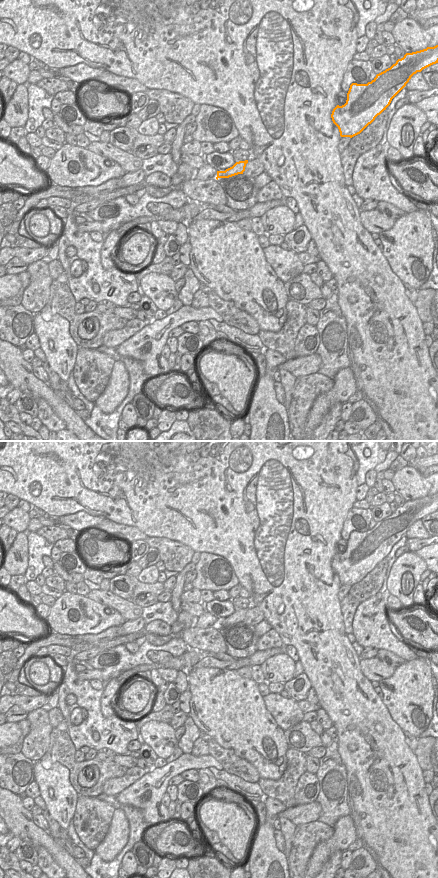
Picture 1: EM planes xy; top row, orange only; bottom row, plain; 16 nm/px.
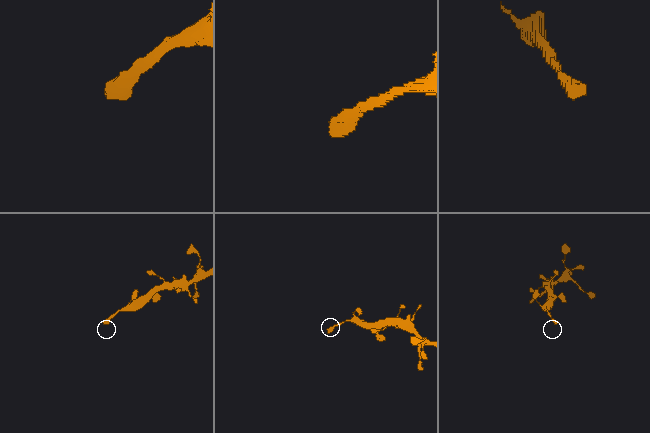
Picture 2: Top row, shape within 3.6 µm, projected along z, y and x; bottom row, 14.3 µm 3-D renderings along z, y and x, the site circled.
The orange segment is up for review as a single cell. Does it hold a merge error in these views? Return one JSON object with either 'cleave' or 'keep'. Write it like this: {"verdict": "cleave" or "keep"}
{"verdict": "keep"}

